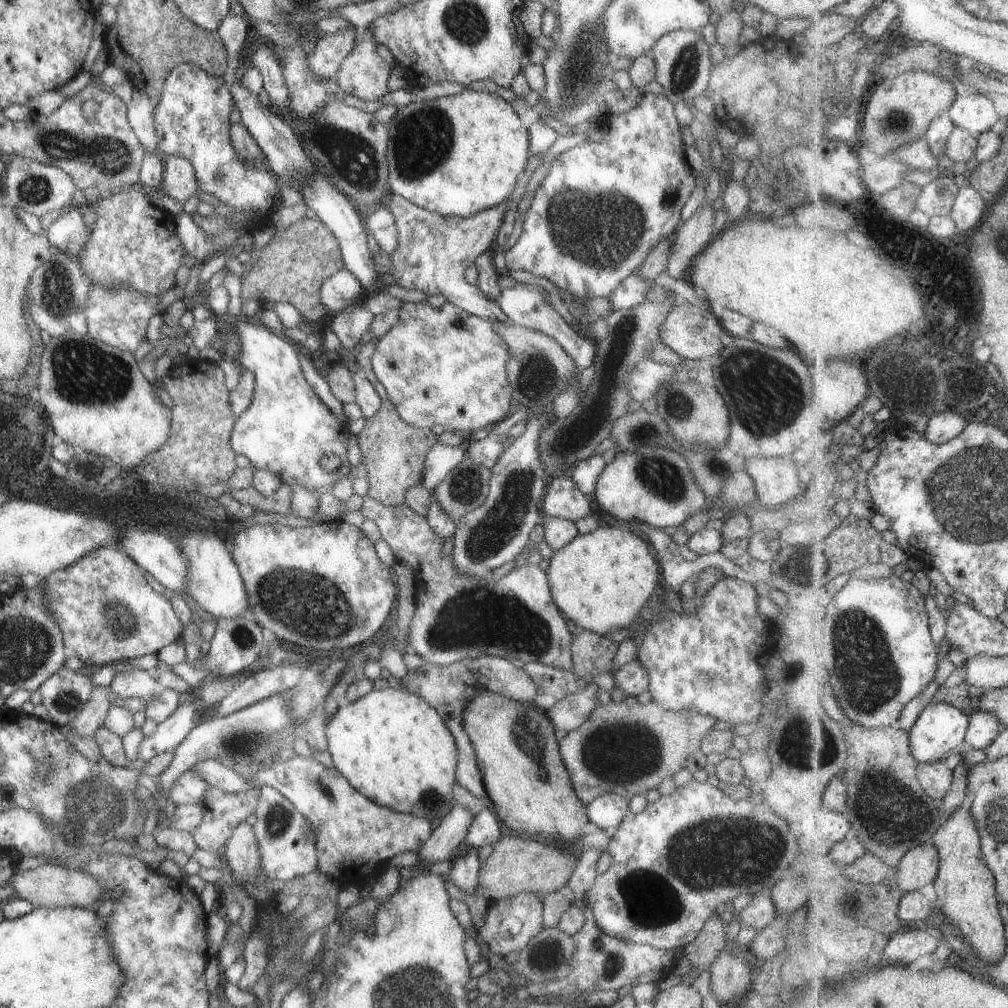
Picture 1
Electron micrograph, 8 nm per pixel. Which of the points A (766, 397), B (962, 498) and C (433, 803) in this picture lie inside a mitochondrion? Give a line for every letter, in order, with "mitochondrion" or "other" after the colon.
A: mitochondrion
B: mitochondrion
C: mitochondrion

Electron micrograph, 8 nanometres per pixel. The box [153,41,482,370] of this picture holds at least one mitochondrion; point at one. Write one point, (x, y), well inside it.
(424, 139)

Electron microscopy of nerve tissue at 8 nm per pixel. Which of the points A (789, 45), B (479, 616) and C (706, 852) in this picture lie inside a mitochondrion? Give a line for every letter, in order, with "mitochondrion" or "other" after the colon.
A: other
B: mitochondrion
C: mitochondrion

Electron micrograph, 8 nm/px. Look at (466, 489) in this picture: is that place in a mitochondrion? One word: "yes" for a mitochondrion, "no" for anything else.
yes

